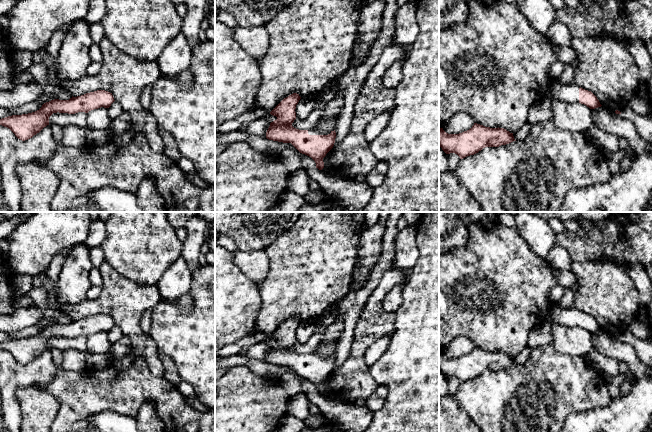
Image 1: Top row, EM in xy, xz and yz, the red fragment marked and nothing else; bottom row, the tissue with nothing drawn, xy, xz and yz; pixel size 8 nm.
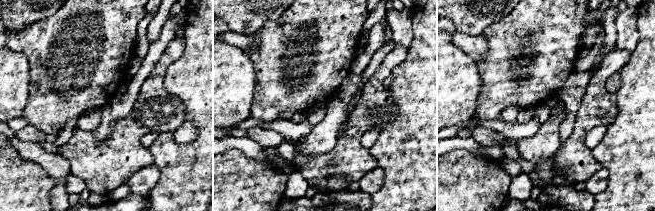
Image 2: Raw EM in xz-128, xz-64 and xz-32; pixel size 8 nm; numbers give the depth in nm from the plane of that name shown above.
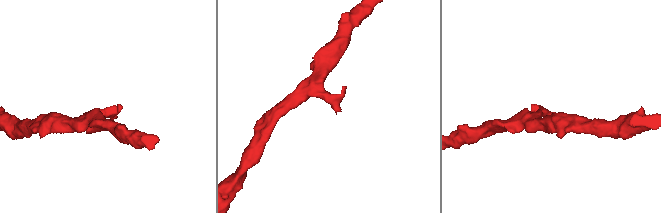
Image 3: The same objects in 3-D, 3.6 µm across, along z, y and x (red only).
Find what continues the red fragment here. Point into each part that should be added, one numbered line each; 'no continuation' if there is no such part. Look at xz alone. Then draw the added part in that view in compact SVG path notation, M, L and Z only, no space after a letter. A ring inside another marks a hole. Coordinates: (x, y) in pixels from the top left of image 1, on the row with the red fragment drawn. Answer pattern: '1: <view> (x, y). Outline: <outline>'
1: xz (313, 131). Outline: M315 128L308 130L308 134L309 135L328 135L328 133L323 133L319 129L315 129Z

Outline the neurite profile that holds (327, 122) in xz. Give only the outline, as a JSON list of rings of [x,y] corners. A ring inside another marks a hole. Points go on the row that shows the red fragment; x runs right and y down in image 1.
[[[337,91],[335,97],[326,104],[319,122],[314,126],[323,133],[330,134],[335,130],[336,120],[344,106],[344,94]]]

